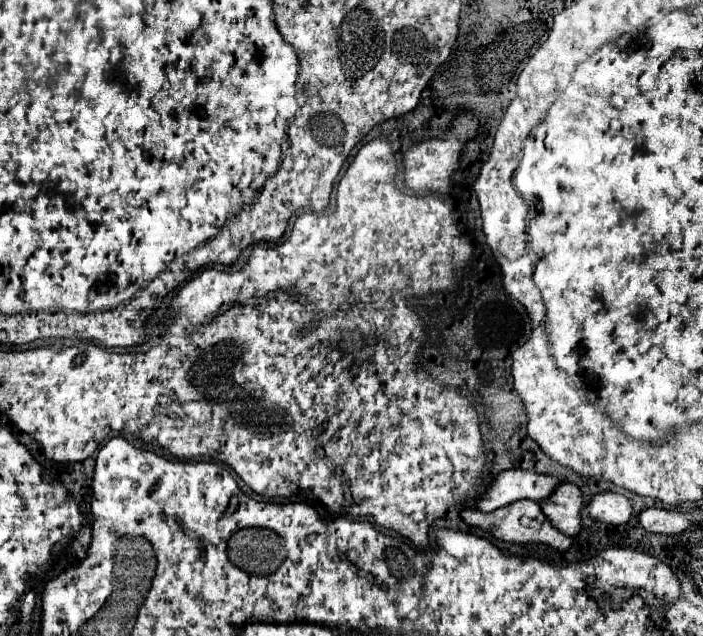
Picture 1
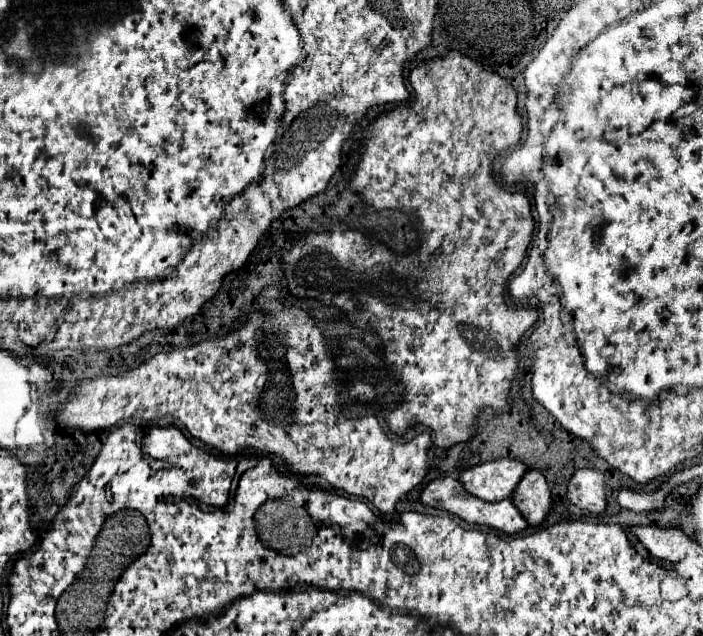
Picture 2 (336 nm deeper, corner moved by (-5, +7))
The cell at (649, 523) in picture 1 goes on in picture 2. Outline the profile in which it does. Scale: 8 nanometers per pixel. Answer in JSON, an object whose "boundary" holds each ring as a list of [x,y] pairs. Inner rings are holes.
{"boundary":[[[626,487],[616,491],[616,501],[624,509],[630,509],[630,511],[636,511],[636,513],[662,509],[664,499],[666,499],[666,489],[664,487],[660,487],[656,491],[650,491],[650,493],[638,493],[638,491],[632,491],[632,489],[626,489]]]}

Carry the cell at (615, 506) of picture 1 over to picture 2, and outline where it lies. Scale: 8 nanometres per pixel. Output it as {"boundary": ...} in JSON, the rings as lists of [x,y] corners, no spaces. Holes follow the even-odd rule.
{"boundary":[[[578,469],[570,483],[566,497],[580,509],[602,513],[606,509],[606,481],[598,469]]]}

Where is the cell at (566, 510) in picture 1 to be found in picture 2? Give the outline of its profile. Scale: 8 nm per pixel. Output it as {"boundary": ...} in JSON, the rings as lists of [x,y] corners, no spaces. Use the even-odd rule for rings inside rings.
{"boundary":[[[528,469],[528,473],[524,473],[524,481],[516,485],[512,501],[530,525],[542,523],[552,505],[552,493],[544,475],[536,469]]]}

